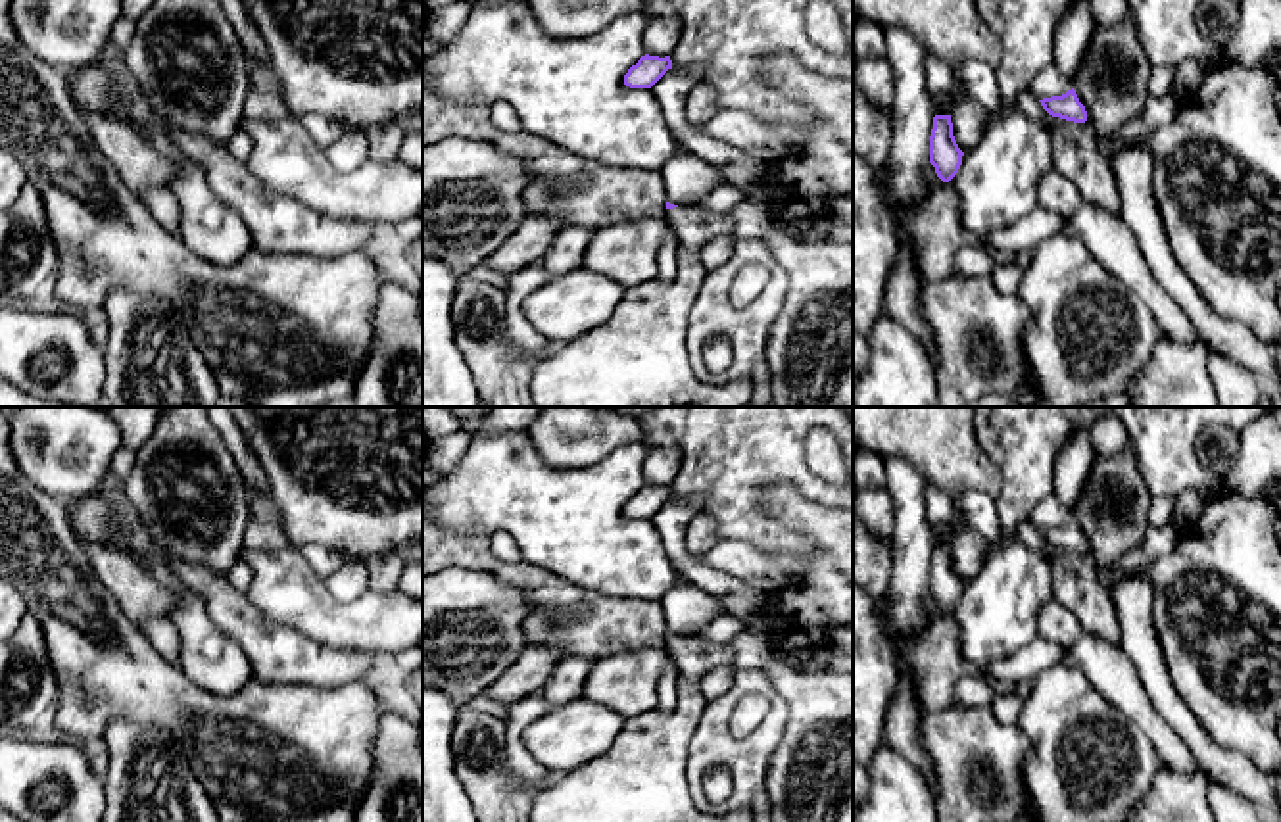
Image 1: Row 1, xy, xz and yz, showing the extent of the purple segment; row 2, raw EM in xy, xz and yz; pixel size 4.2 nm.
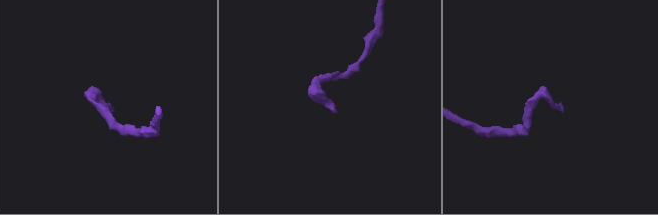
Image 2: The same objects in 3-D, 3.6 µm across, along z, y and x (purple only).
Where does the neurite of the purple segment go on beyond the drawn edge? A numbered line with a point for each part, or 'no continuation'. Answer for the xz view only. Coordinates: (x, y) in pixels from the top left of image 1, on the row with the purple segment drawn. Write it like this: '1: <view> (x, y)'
1: xz (638, 358)

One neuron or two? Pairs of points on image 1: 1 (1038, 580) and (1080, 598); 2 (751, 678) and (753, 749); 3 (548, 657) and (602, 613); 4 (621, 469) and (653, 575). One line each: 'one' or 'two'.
1: two
2: one
3: two
4: one

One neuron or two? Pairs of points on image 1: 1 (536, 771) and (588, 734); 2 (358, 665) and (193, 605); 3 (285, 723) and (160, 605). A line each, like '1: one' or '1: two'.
1: two
2: two
3: two

